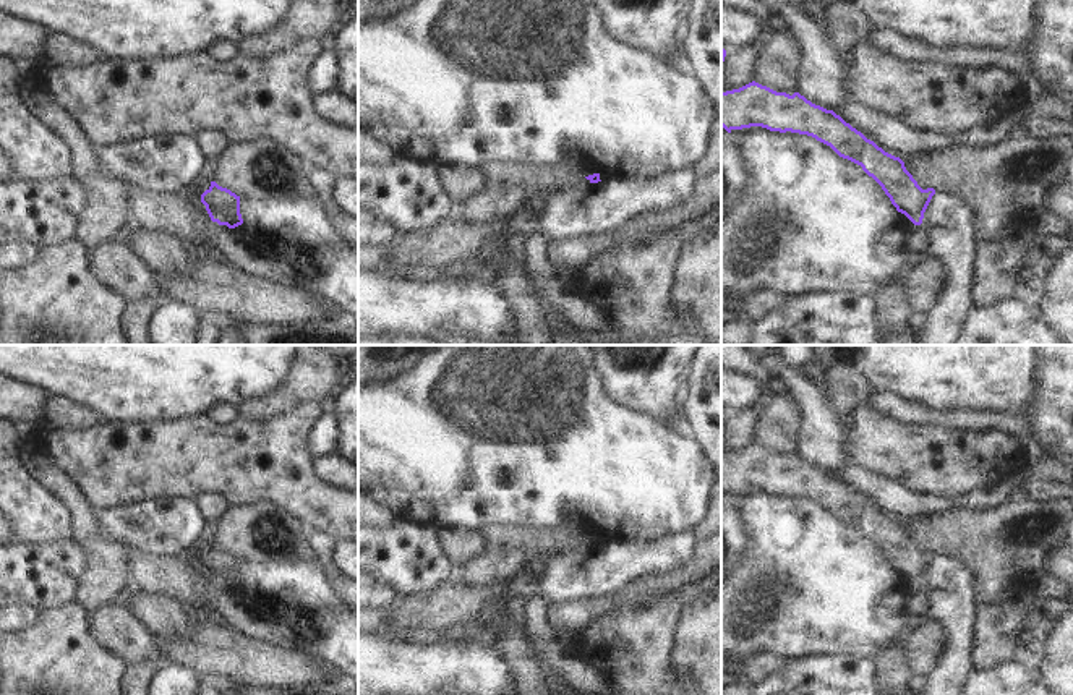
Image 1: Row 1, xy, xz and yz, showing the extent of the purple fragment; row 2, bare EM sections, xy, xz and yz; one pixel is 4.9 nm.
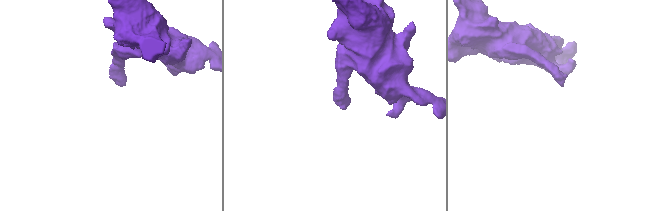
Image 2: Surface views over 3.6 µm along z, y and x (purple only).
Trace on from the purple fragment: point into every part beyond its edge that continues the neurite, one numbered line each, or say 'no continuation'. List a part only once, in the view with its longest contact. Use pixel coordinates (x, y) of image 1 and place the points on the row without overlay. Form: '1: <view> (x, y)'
no continuation

